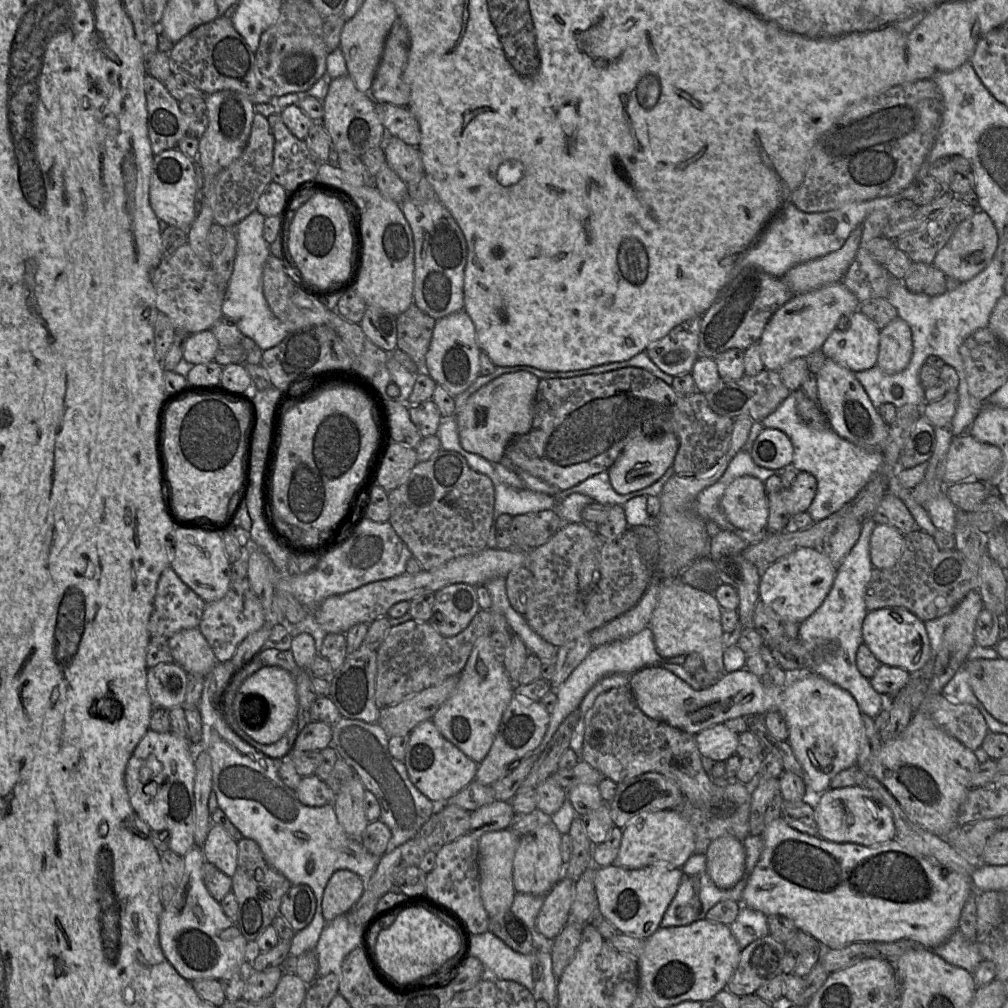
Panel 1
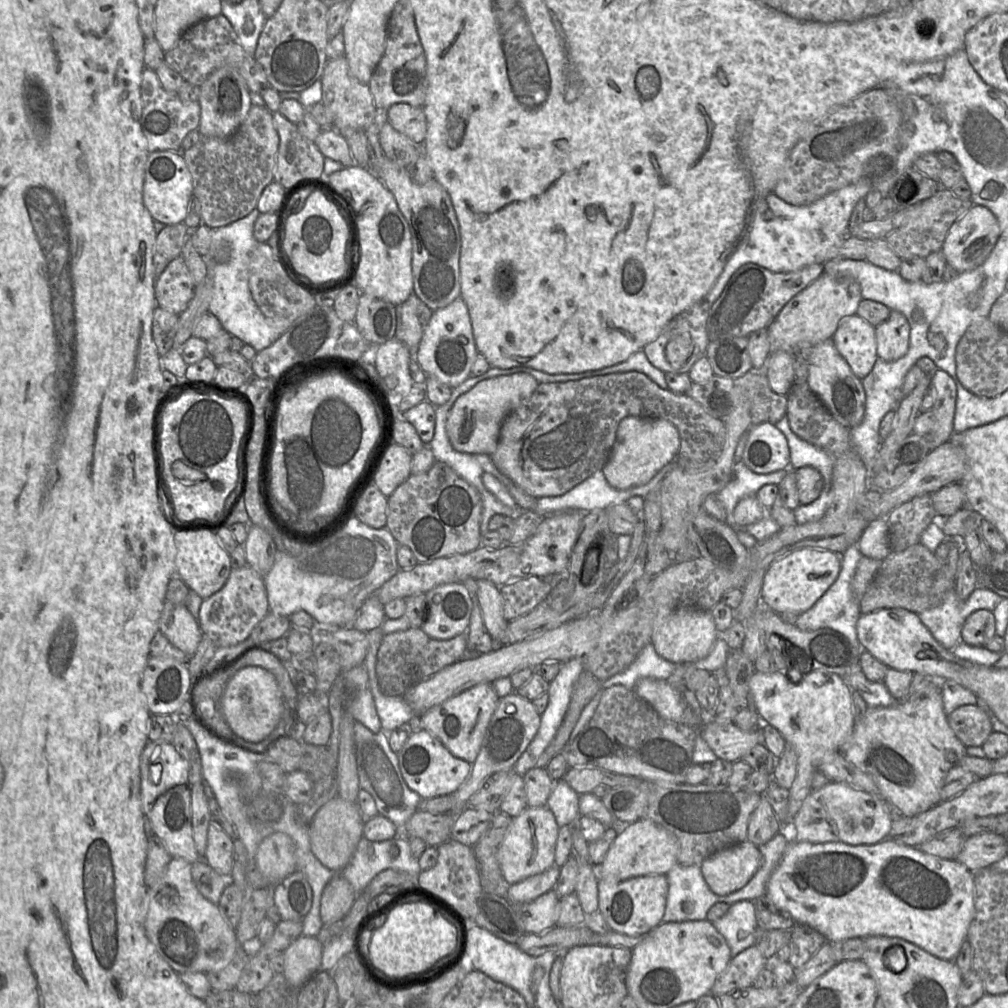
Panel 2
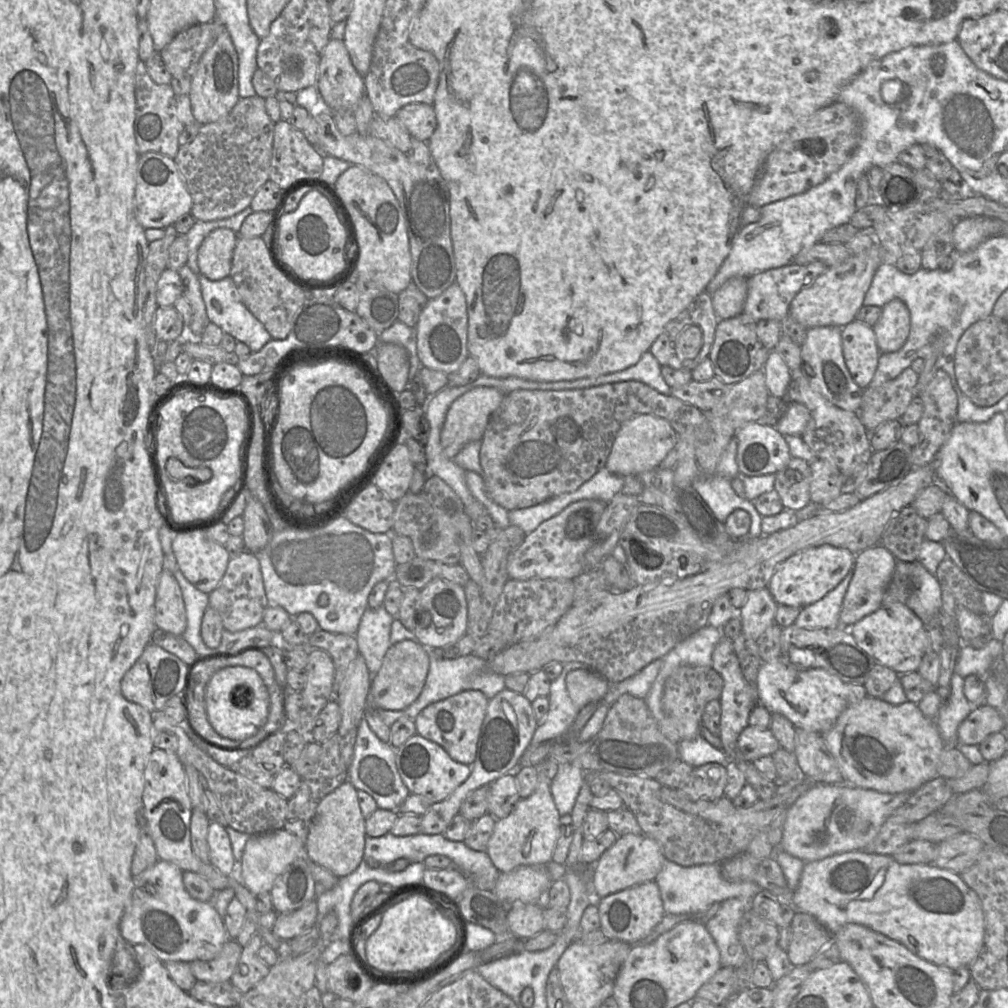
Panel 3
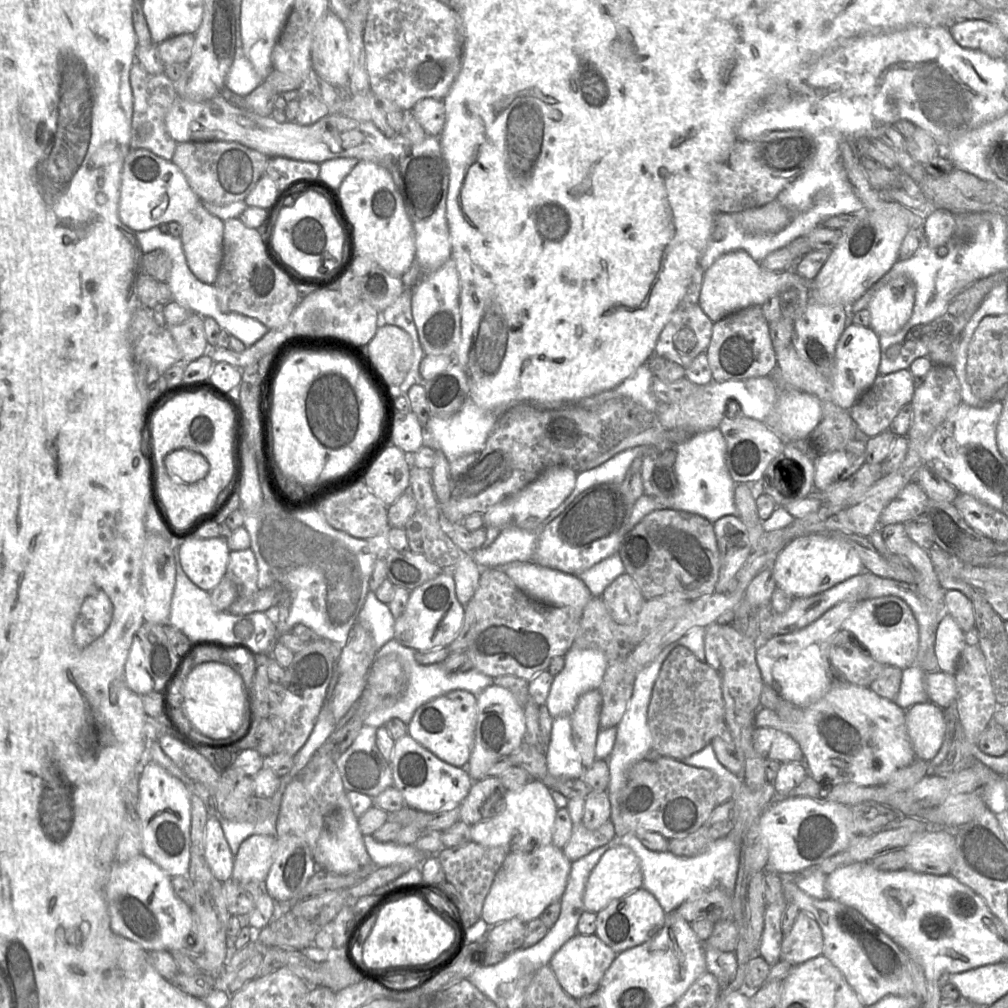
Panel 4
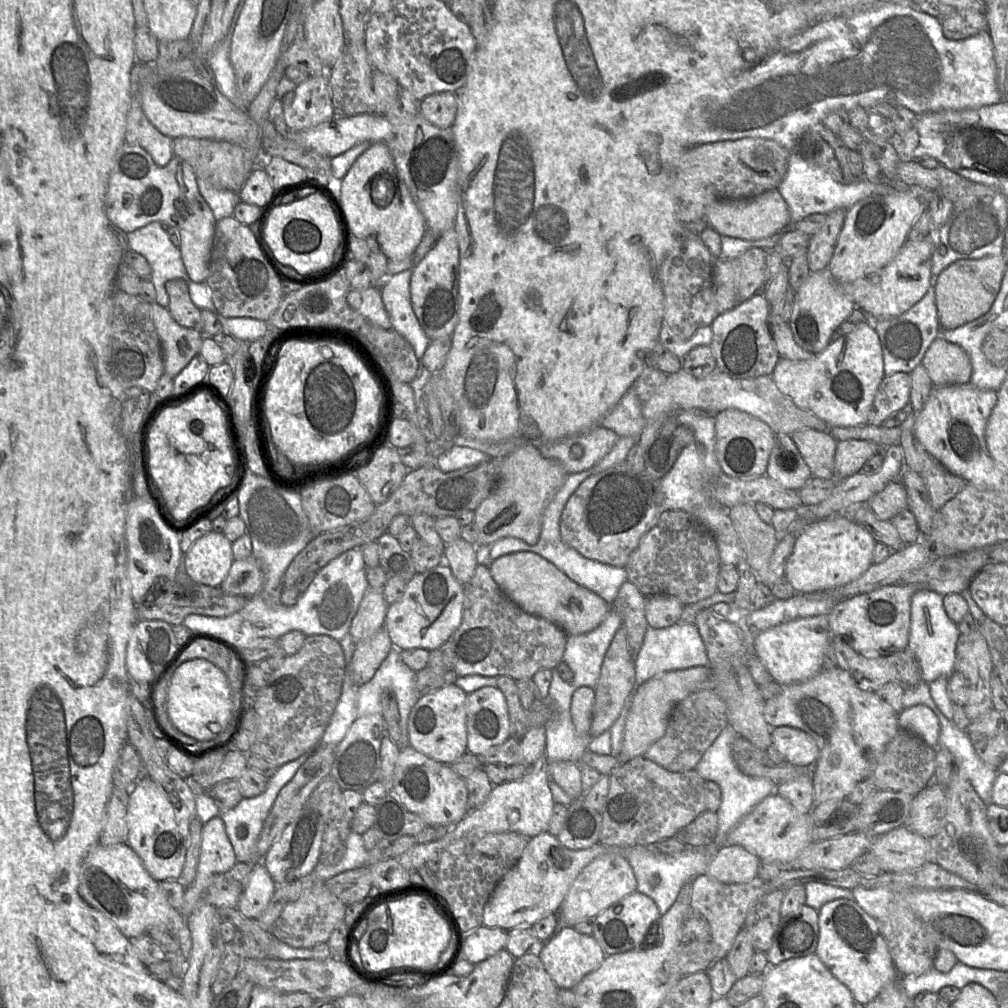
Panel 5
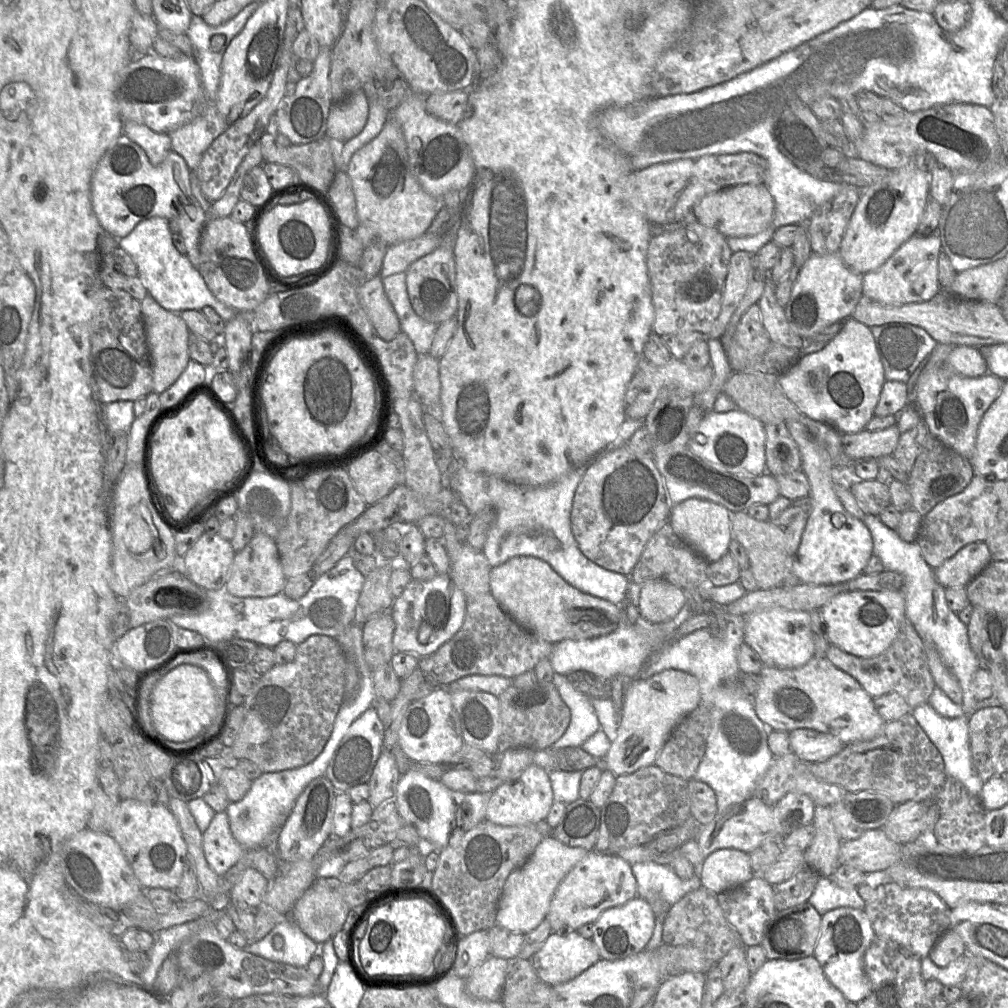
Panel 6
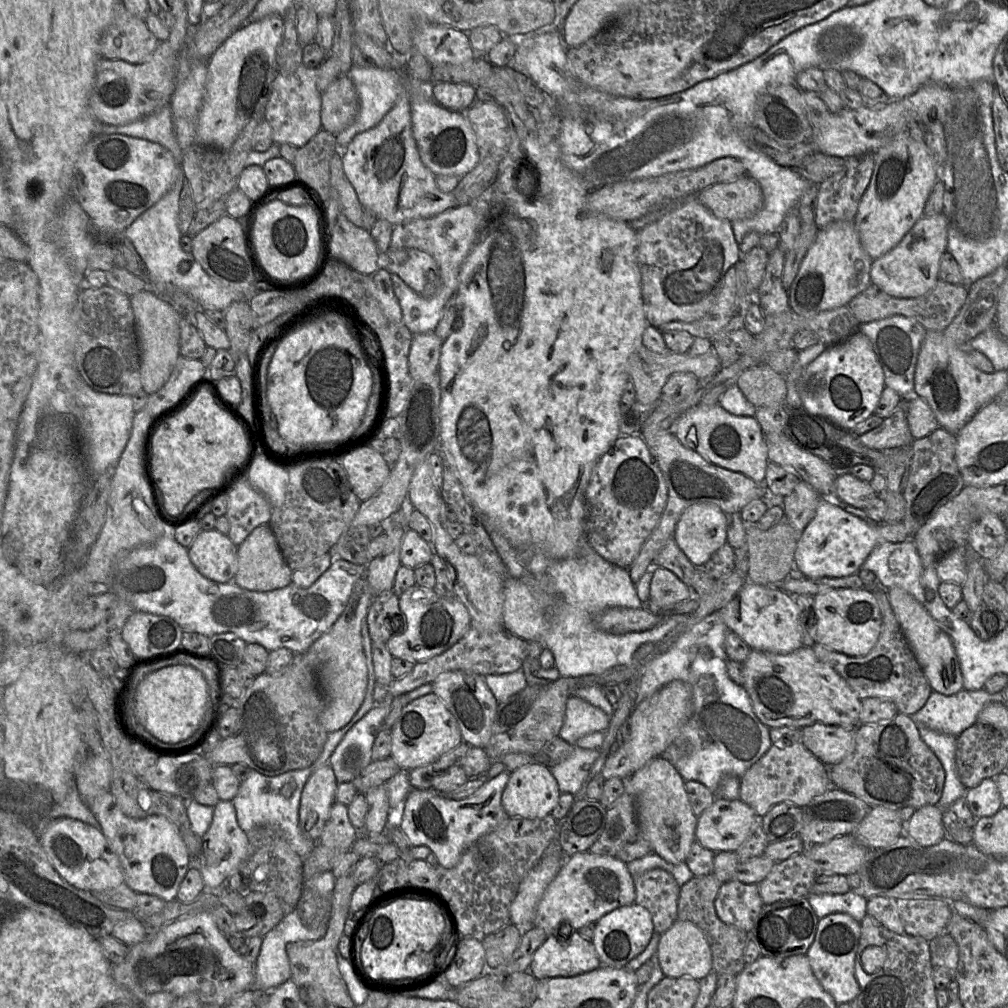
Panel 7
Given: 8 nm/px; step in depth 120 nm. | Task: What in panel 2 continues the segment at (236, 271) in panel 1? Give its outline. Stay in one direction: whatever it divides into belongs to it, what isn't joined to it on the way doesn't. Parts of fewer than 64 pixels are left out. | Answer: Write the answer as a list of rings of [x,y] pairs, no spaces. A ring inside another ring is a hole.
[[[257,208],[247,216],[223,227],[210,230],[211,244],[204,255],[208,277],[213,281],[213,296],[209,305],[209,312],[220,321],[224,330],[231,336],[236,336],[245,344],[251,345],[257,352],[269,347],[281,335],[272,327],[267,318],[255,303],[249,288],[249,257],[258,243],[253,236],[254,223],[259,217]],[[229,245],[229,259],[225,263],[214,260],[218,246]]]

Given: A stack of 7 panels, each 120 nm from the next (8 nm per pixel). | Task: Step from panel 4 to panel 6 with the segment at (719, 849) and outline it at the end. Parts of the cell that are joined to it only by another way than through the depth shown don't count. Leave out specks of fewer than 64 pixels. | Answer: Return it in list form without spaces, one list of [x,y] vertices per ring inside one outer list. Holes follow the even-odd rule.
[[[637,862],[631,865],[637,881],[637,895],[642,898],[659,893],[669,905],[702,886],[698,875],[682,880],[672,867],[656,862]]]

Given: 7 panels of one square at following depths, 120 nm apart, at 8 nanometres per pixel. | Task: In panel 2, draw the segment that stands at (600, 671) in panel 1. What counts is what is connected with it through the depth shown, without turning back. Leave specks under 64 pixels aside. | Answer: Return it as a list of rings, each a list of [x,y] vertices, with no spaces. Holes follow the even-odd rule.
[[[648,643],[638,654],[636,659],[622,672],[615,674],[607,680],[600,681],[605,690],[620,684],[634,690],[641,678],[655,678],[667,680],[677,668],[678,664],[661,657],[652,643]]]

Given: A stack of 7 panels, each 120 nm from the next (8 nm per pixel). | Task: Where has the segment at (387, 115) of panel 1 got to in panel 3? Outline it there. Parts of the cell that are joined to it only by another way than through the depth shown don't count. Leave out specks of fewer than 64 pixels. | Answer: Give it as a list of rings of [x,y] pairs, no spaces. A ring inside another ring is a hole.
[[[407,104],[397,111],[395,117],[410,136],[419,141],[427,142],[436,128],[435,112],[429,104]]]

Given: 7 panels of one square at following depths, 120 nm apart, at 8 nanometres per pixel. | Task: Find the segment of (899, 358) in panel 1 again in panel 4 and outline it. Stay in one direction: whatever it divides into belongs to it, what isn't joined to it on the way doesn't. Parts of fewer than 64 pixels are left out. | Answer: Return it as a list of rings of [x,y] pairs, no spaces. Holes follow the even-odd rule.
[[[898,276],[872,296],[867,309],[870,312],[870,326],[878,335],[890,335],[899,331],[910,319],[916,288],[907,276]]]

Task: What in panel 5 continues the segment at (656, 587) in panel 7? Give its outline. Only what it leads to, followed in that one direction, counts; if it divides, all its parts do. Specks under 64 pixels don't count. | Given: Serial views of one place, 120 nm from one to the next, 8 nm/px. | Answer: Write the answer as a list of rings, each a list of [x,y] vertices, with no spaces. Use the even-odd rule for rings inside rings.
[[[654,595],[646,598],[645,616],[650,627],[669,627],[681,618],[684,604],[675,596]]]

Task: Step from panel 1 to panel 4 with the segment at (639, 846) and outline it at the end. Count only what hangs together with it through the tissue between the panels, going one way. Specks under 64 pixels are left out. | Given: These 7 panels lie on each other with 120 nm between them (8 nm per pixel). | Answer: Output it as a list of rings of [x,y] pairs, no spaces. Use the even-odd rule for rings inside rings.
[[[620,841],[610,845],[591,871],[586,883],[583,902],[586,911],[598,913],[612,900],[621,898],[642,886],[643,874],[636,854]]]

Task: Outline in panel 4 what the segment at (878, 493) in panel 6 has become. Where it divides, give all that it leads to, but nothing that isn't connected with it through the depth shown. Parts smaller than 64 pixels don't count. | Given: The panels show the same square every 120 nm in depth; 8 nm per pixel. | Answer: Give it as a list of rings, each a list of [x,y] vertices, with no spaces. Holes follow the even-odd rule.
[[[910,482],[902,488],[896,497],[883,509],[879,525],[904,523],[924,513],[929,498],[916,482]]]

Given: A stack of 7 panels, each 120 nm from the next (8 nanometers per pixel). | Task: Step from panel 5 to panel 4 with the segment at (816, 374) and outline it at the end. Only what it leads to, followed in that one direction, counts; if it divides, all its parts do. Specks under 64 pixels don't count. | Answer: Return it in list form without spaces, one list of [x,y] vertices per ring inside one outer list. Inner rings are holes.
[[[850,322],[836,345],[831,378],[833,402],[843,409],[850,410],[879,375],[880,361],[881,347],[878,334],[871,326],[858,326]]]

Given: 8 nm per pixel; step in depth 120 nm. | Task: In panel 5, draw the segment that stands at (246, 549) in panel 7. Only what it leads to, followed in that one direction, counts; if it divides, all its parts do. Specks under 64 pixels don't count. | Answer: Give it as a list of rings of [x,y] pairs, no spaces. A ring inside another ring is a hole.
[[[253,557],[234,560],[227,576],[220,587],[231,596],[254,597],[263,587],[263,572],[258,561]]]

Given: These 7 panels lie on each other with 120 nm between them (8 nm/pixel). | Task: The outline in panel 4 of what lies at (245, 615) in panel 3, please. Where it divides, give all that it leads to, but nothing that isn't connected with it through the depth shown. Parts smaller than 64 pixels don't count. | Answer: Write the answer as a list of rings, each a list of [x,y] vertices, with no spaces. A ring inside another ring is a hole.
[[[251,548],[231,551],[226,577],[238,588],[238,596],[251,596],[257,592],[258,567]]]

